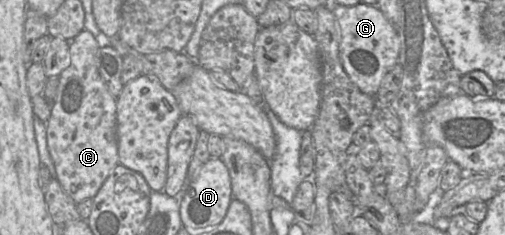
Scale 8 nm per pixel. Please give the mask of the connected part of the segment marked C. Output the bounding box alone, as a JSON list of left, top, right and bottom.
[46,29,119,203]

